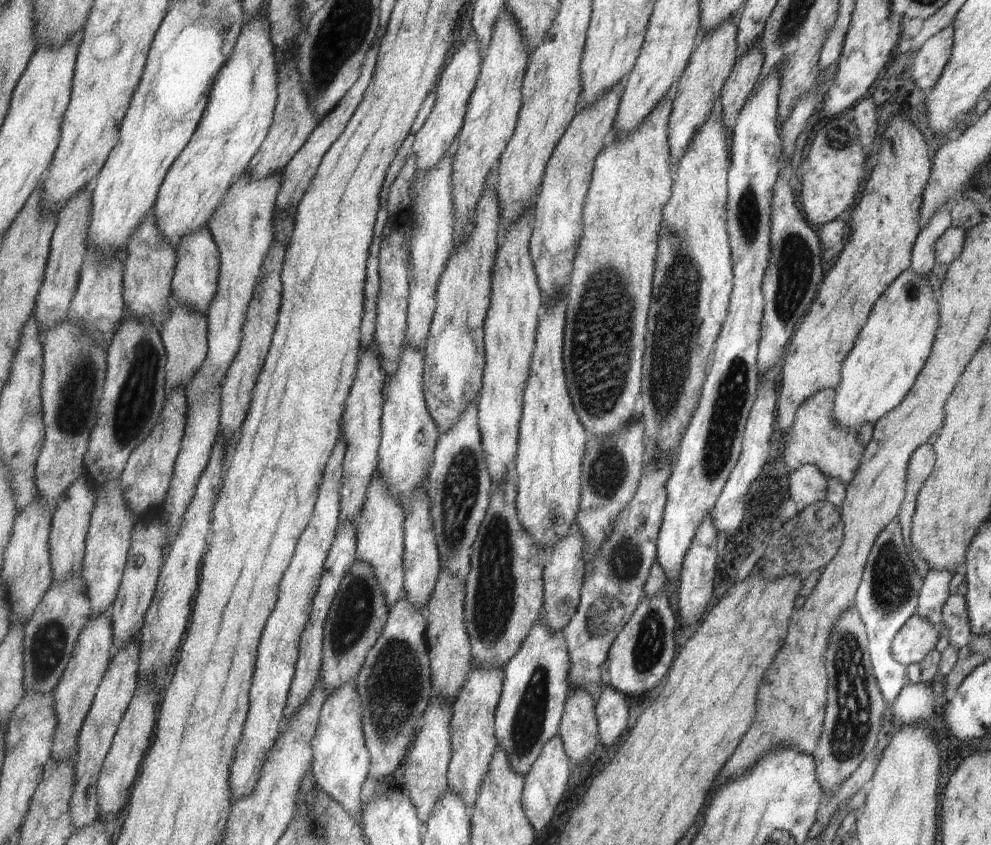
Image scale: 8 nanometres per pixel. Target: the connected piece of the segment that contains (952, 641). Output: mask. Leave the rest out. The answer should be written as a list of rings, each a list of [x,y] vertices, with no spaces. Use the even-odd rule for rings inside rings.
[[[949,595],[941,611],[942,623],[947,627],[949,646],[959,650],[971,640],[972,632],[964,596]]]

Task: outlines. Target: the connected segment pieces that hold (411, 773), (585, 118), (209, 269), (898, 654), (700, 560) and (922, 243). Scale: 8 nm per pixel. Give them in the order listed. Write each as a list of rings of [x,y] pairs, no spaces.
[[[433,697],[430,707],[424,714],[424,724],[421,726],[411,752],[405,761],[404,784],[418,809],[419,820],[427,824],[435,805],[448,793],[448,772],[452,759],[453,744],[451,740],[451,721],[453,720],[453,705],[444,697]]]
[[[625,81],[607,91],[591,106],[581,106],[546,168],[542,187],[533,210],[534,231],[530,240],[538,283],[542,288],[544,305],[542,312],[549,309],[559,298],[565,298],[570,291],[574,262],[583,238],[584,206],[590,191],[594,164],[607,146],[614,130],[622,102]]]
[[[207,227],[186,236],[177,246],[178,266],[173,282],[173,302],[179,305],[190,305],[191,309],[198,309],[207,314],[213,299],[218,294],[218,276],[222,266],[222,256],[212,232]]]
[[[915,612],[891,639],[892,657],[904,667],[920,663],[934,649],[937,635],[931,623]]]
[[[710,516],[703,519],[703,524],[698,528],[698,534],[694,538],[690,551],[687,553],[683,563],[682,573],[678,584],[678,610],[680,612],[680,624],[685,626],[697,626],[697,622],[702,622],[703,610],[711,600],[713,592],[713,574],[715,574],[715,528]]]
[[[939,207],[929,220],[918,229],[910,250],[910,269],[919,276],[927,278],[934,264],[935,241],[951,225],[949,208]]]

